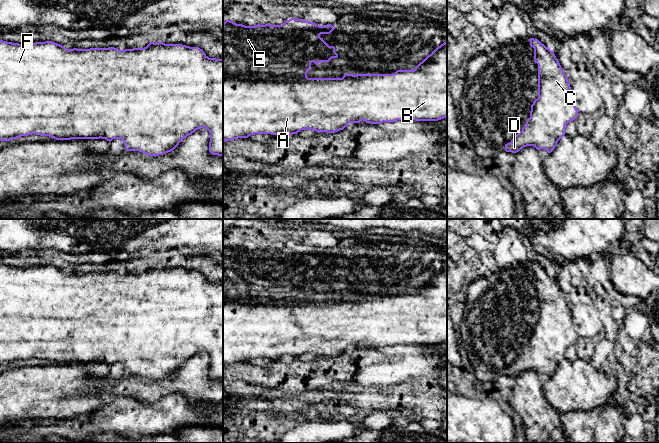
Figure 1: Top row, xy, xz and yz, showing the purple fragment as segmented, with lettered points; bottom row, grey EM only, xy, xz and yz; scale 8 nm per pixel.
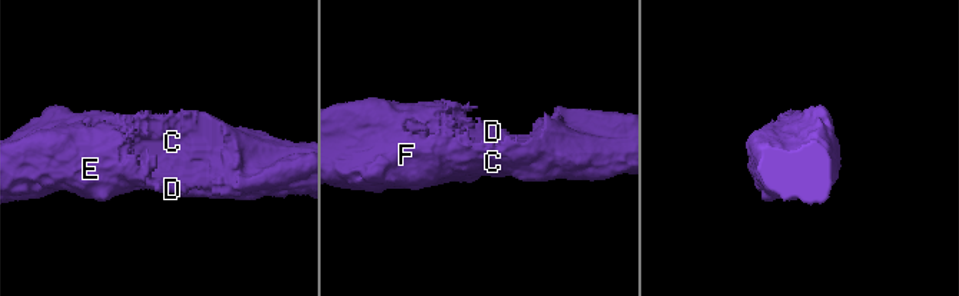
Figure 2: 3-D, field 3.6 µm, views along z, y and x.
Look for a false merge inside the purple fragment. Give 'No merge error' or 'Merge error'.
No merge error

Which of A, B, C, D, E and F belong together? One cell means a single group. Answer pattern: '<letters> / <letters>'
A B C D E F

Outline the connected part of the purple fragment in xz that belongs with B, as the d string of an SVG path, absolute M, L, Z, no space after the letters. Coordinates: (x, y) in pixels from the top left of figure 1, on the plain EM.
M291 242L282 249L254 249L245 250L226 244L223 247L223 366L238 362L248 362L255 358L271 358L290 360L301 354L309 353L318 357L334 357L343 354L349 347L360 347L361 344L370 348L395 346L398 344L438 345L447 342L447 265L438 270L430 279L420 286L414 294L397 294L394 298L345 298L342 302L308 302L307 296L311 287L329 286L338 282L334 270L329 270L321 258L330 258L335 253L331 248L319 250L315 246Z

